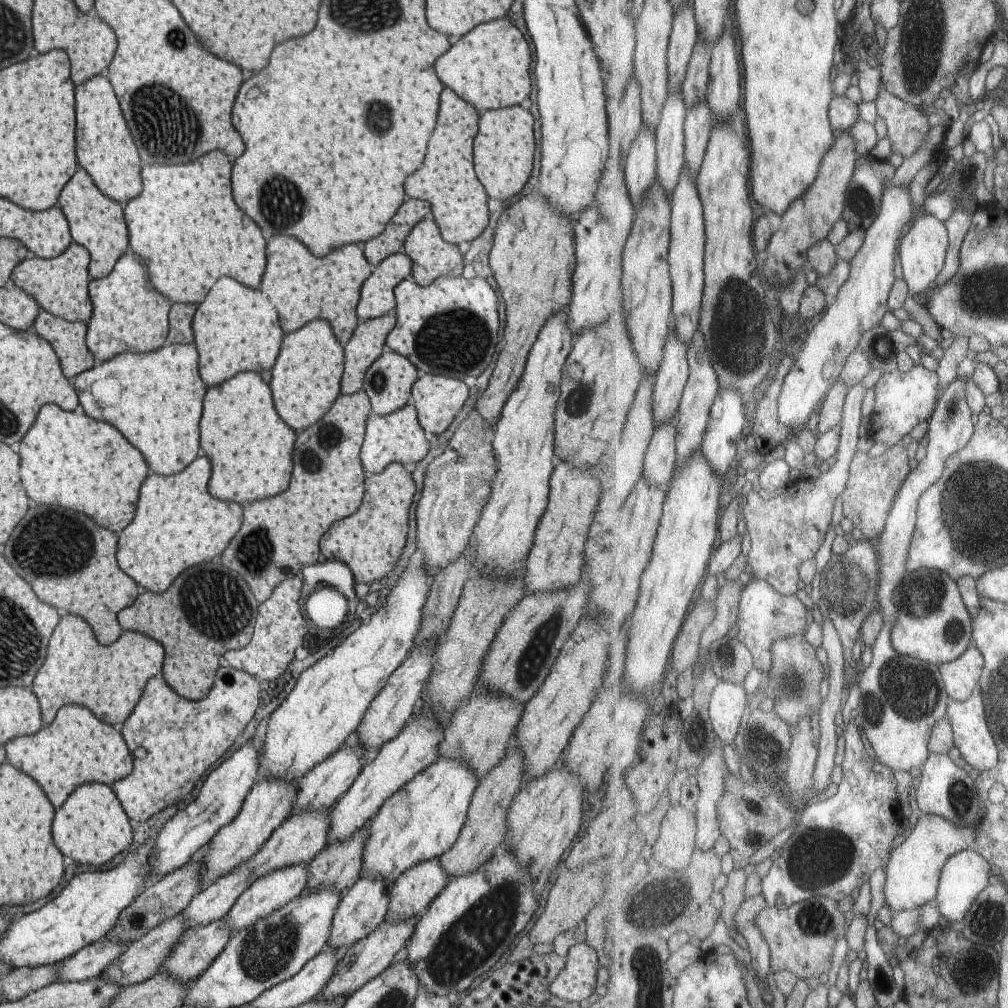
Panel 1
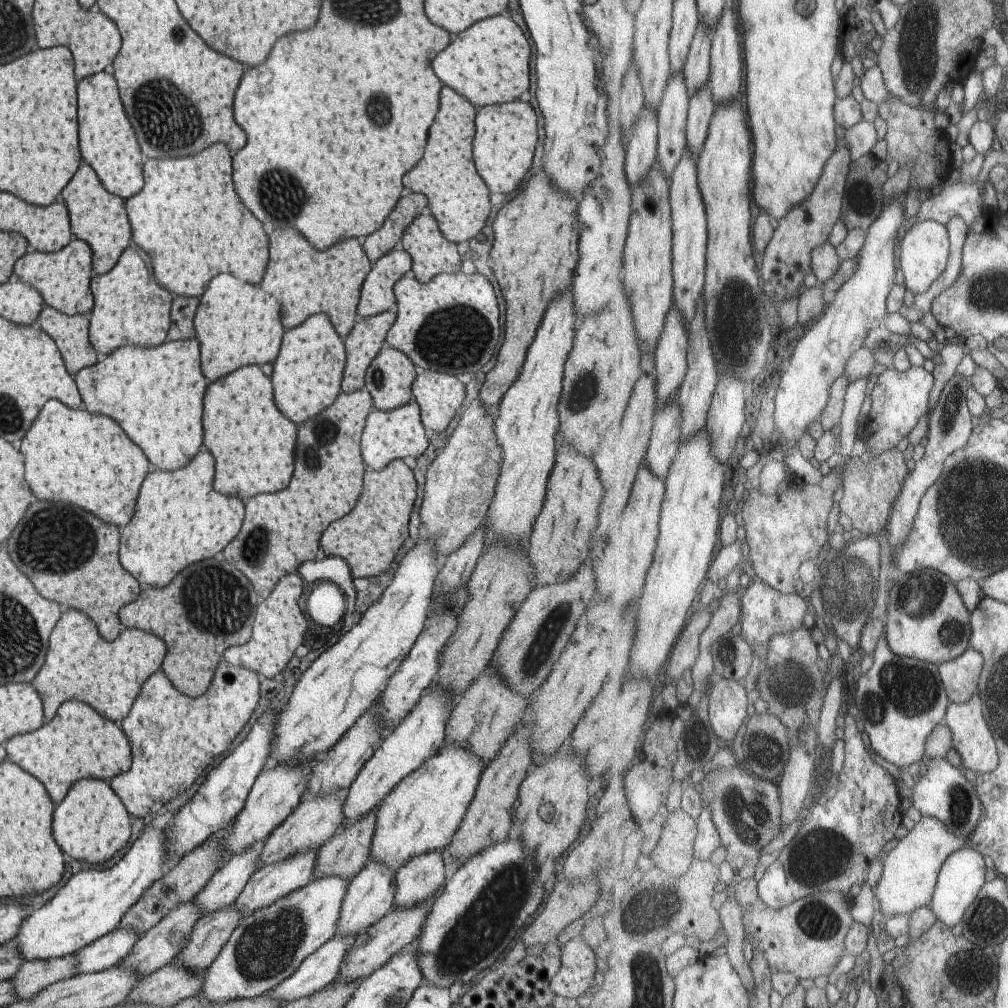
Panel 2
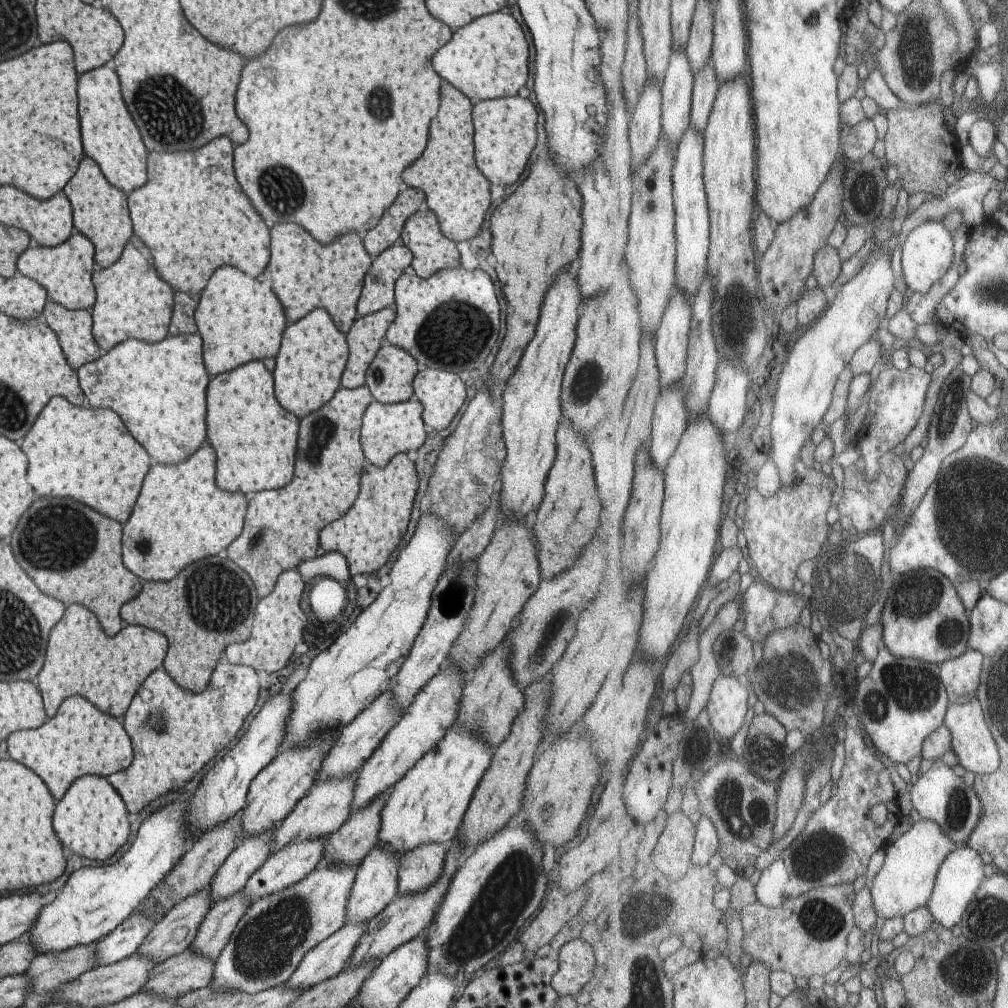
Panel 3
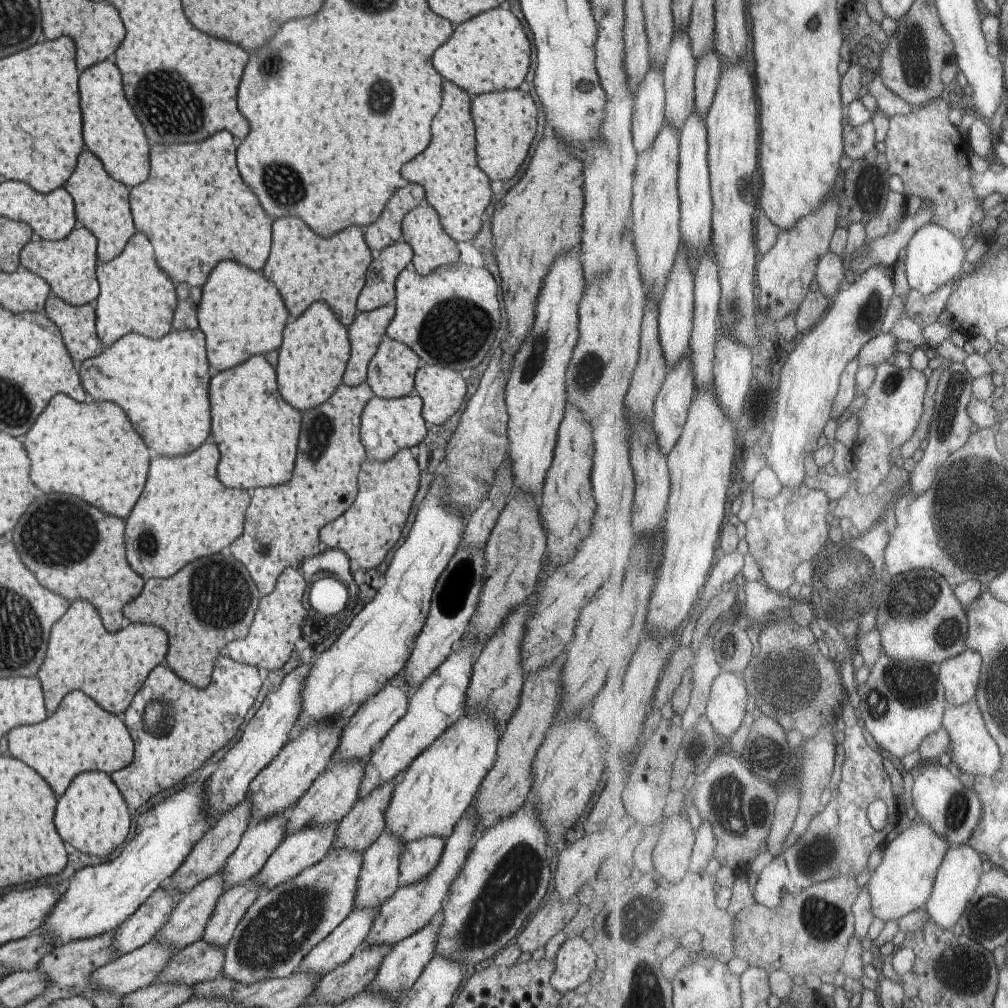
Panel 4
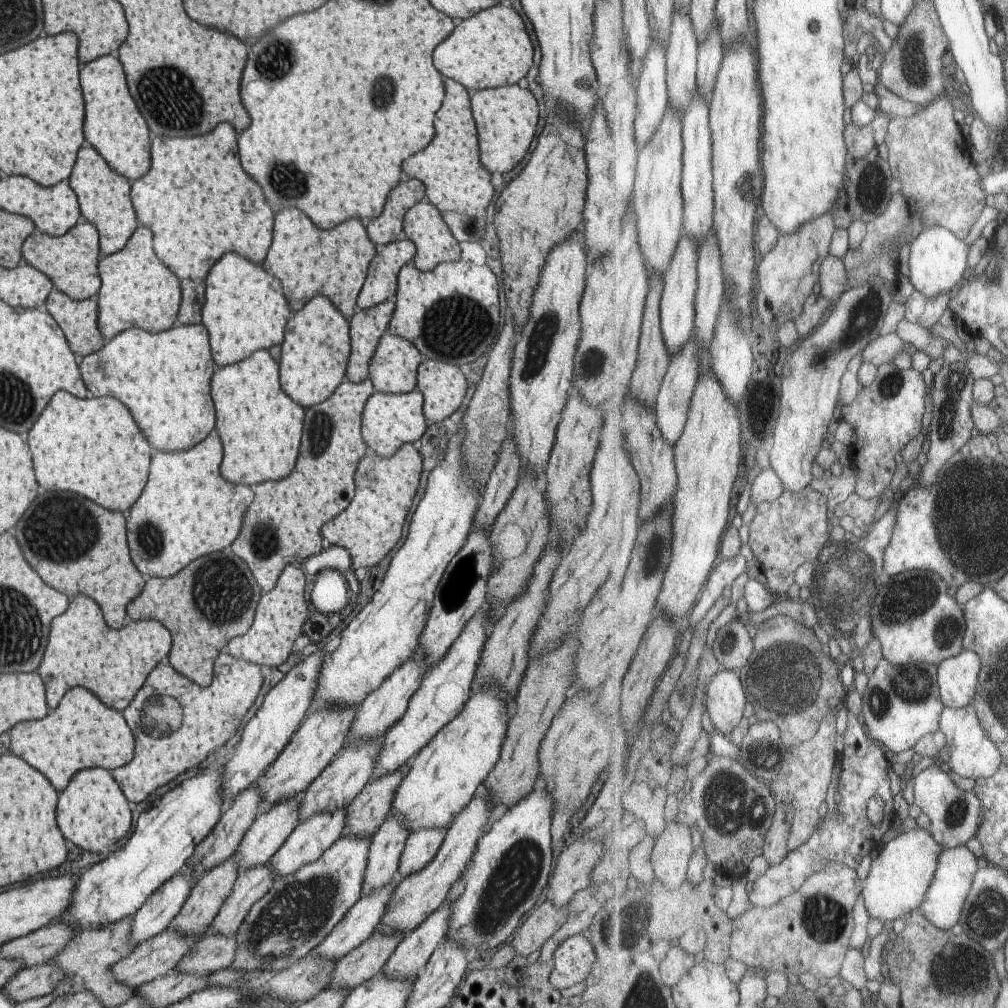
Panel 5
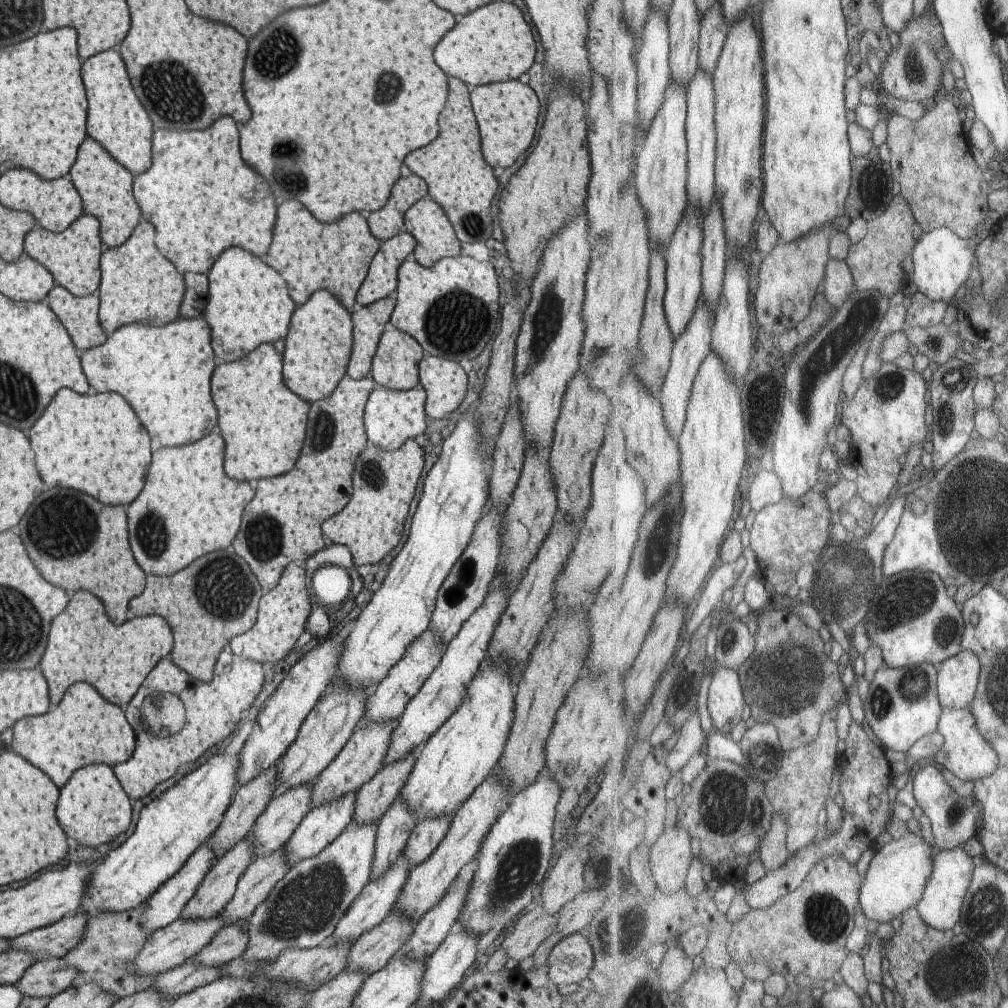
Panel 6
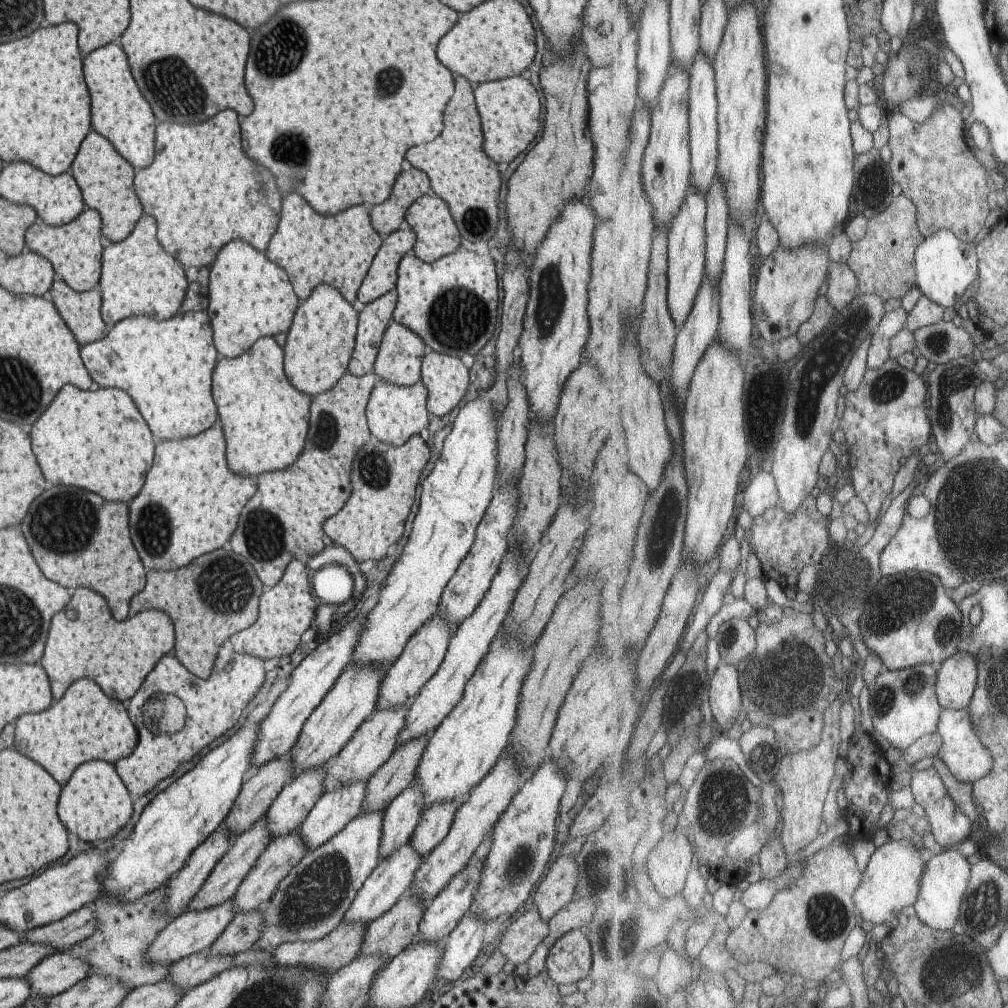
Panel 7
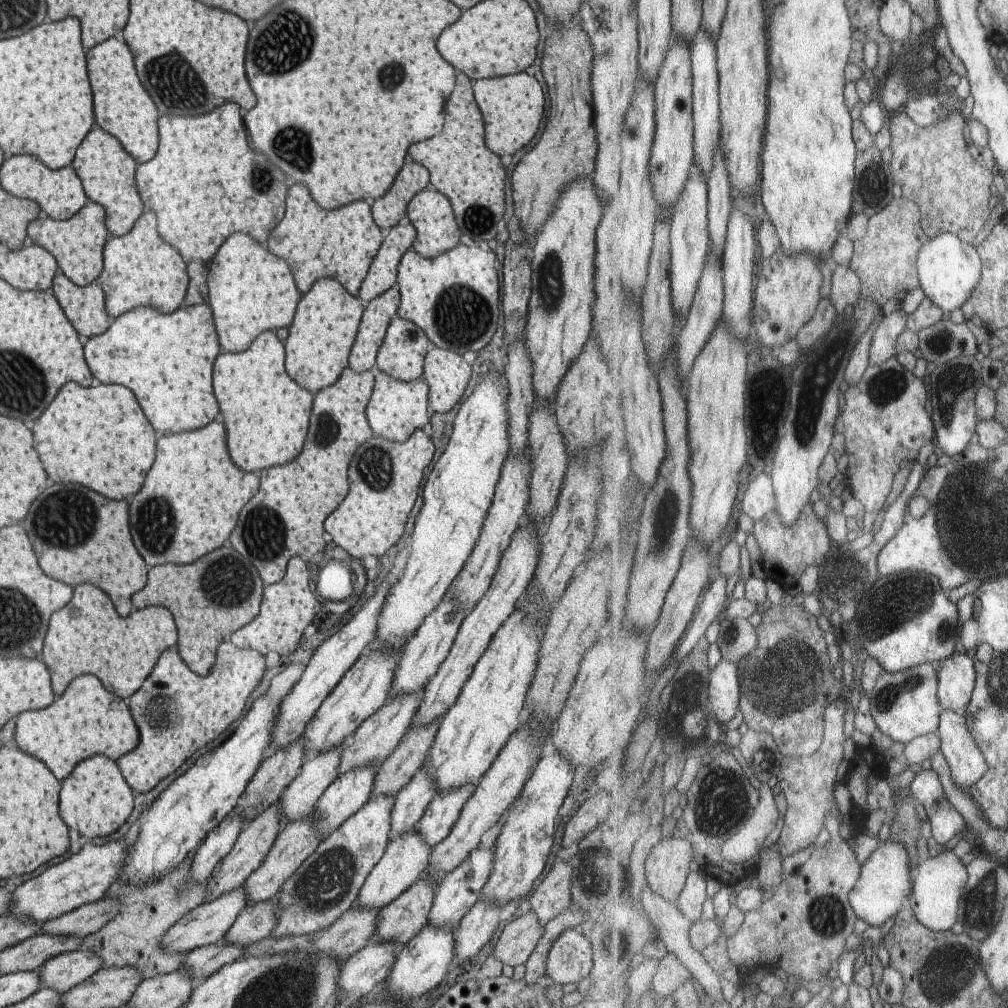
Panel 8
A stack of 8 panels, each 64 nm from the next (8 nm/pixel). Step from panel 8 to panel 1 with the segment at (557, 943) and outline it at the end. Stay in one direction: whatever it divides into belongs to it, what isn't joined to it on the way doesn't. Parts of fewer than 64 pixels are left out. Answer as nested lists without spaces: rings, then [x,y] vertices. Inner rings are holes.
[[[585,942],[575,943],[564,960],[563,968],[549,985],[549,992],[561,1000],[586,1007],[586,1000],[597,984],[598,952]]]

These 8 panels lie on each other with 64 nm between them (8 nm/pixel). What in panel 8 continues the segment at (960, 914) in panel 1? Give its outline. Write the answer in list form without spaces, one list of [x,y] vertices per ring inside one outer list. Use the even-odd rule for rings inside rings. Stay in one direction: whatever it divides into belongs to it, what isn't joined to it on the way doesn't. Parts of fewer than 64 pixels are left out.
[[[945,851],[928,858],[917,867],[914,875],[915,890],[907,904],[915,910],[917,918],[933,930],[951,930],[959,920],[963,892],[970,881],[968,865],[953,851]]]

